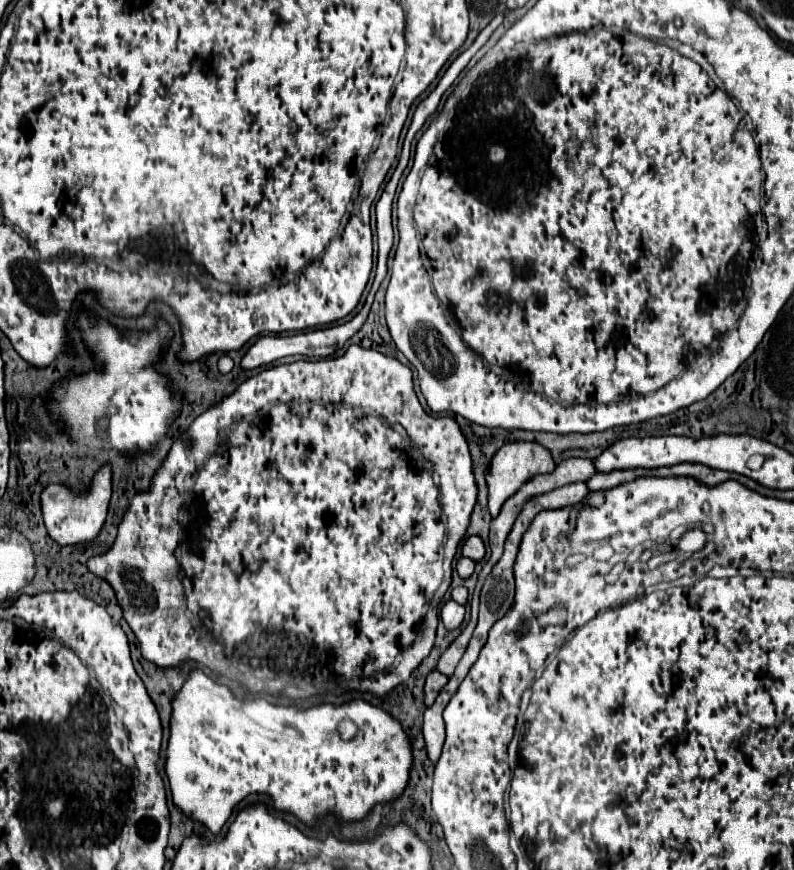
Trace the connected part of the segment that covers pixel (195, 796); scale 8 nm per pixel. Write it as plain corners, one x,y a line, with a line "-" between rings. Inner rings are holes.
195,669
179,697
173,699
165,773
171,783
173,801
191,819
201,821
217,833
229,819
233,807
249,793
267,793
275,809
293,811
305,825
319,825
325,813
335,813
341,821
359,821
375,803
389,803
405,791
411,761
411,743
401,723
363,699
341,707
329,703
311,709
277,707
265,699
247,701
245,697
233,697
227,687
215,687
215,681
211,681
201,669
-
343,719
351,719
357,725
357,735
349,741
343,741
337,730

